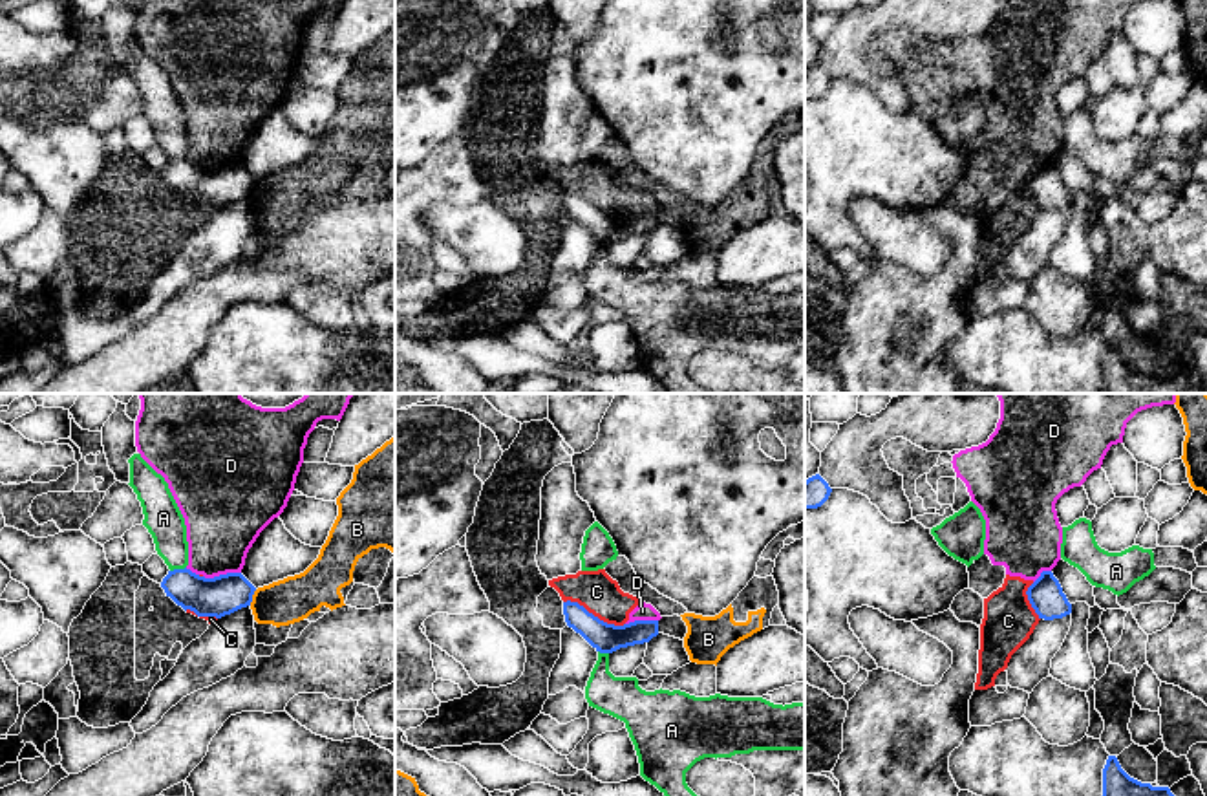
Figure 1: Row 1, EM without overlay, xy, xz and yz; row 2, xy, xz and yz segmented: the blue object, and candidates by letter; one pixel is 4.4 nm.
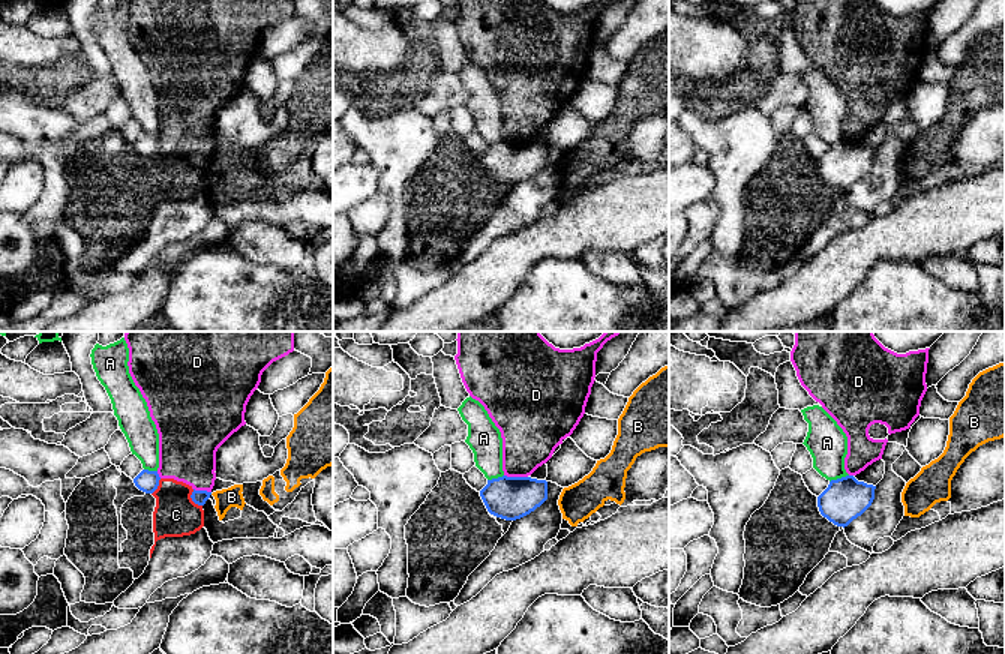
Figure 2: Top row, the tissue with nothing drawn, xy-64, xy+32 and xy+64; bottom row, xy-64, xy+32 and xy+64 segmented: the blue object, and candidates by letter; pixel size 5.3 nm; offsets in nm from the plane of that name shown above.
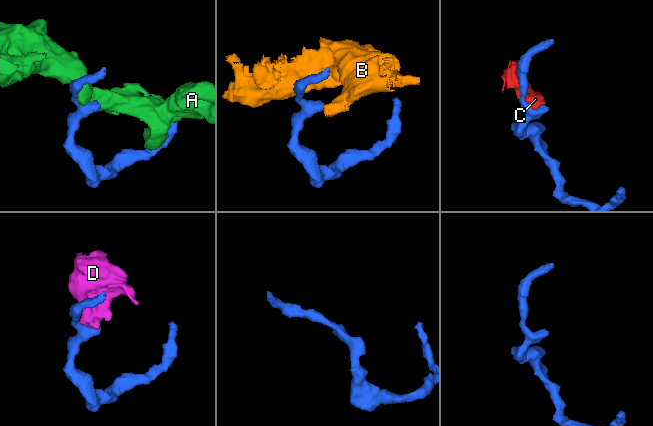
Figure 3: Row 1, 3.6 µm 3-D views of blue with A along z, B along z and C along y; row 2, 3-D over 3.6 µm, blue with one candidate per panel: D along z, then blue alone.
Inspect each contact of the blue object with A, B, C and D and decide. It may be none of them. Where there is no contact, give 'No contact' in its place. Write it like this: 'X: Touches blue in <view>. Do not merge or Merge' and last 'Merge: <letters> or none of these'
A: Touches blue in xy. Do not merge
B: Touches blue in xy. Do not merge
C: Touches blue in xz. Do not merge
D: Touches blue in xy. Do not merge
Merge: none of these

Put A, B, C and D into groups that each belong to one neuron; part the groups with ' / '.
A / B / C D

